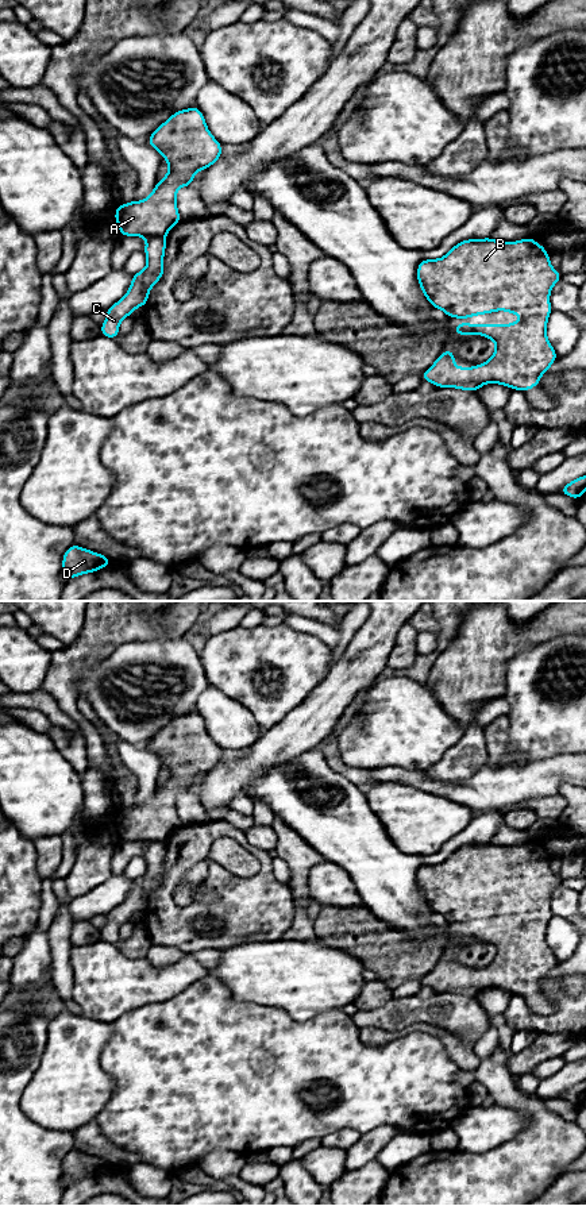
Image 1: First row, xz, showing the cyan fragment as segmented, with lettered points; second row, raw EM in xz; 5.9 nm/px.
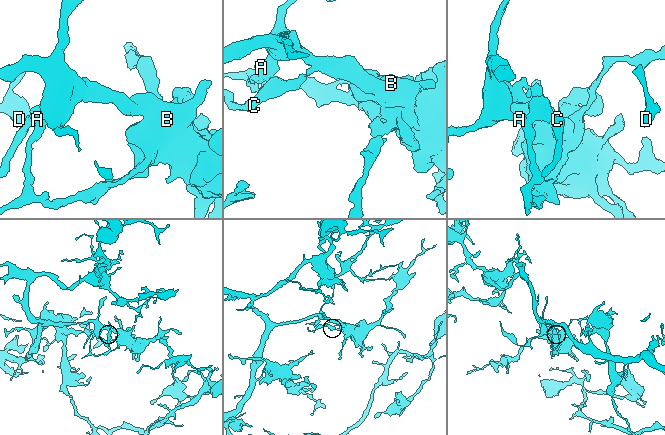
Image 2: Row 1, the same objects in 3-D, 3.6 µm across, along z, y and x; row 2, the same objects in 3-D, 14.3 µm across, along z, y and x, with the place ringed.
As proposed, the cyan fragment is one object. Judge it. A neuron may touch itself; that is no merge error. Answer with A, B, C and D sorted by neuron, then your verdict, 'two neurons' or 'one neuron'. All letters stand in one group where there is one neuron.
A B D / C; two neurons

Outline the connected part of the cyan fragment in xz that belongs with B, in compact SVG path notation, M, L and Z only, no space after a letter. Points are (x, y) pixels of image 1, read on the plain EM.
M532 841L517 847L500 847L491 843L467 844L455 849L443 863L423 864L416 879L429 909L442 914L448 922L469 922L496 916L525 920L513 929L456 929L454 936L459 941L477 939L491 944L496 948L493 962L474 972L456 972L454 966L456 959L444 955L435 968L421 979L423 986L429 986L436 993L448 991L474 998L485 989L500 989L525 997L539 990L540 982L550 975L550 971L558 963L556 956L547 944L547 925L552 917L550 909L551 894L562 885L562 879L551 871L550 859L540 848L536 848Z

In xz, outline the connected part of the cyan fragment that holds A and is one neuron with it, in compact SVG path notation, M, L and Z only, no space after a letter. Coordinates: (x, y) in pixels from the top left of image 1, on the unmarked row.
M196 710L173 718L147 747L165 763L169 777L144 805L116 813L115 825L122 841L166 841L182 825L177 795L192 791L198 775L207 775L221 763L221 748L209 737Z

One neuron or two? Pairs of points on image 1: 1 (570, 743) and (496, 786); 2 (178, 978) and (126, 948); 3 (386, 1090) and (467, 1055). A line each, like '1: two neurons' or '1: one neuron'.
1: two neurons
2: two neurons
3: two neurons

